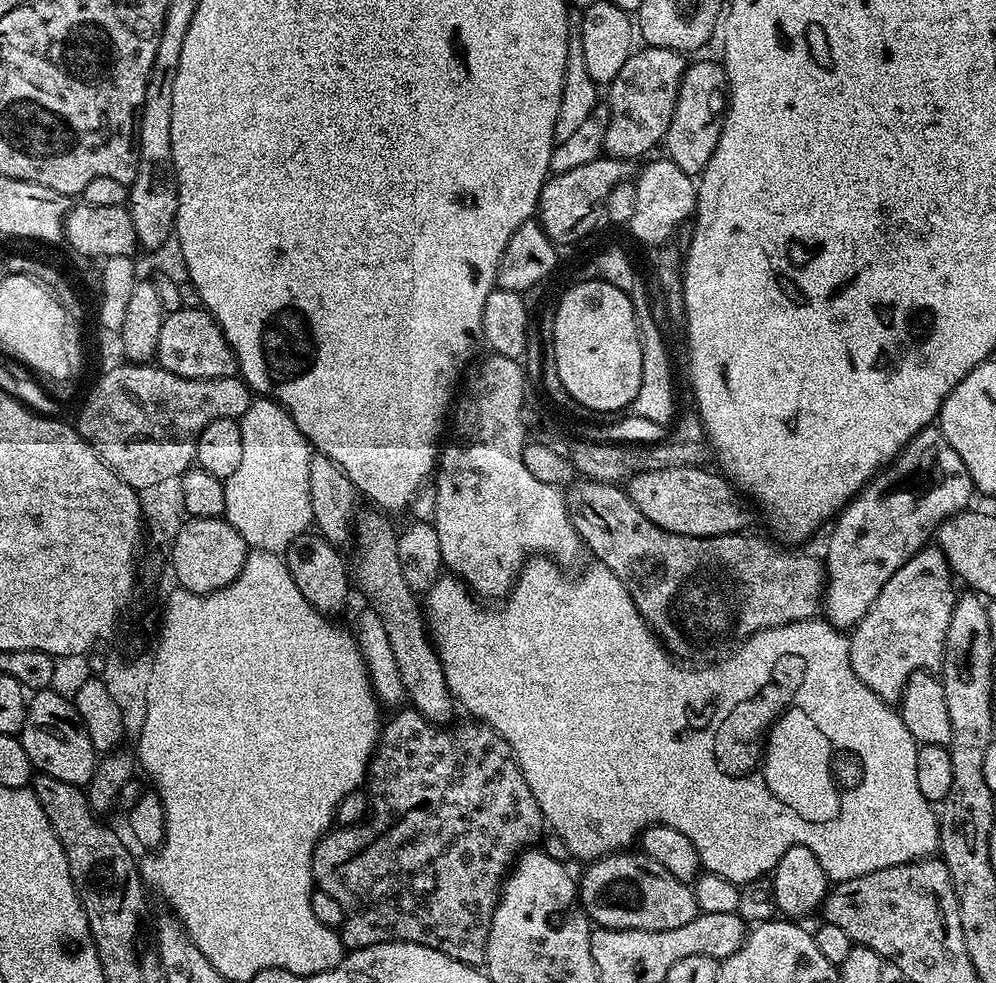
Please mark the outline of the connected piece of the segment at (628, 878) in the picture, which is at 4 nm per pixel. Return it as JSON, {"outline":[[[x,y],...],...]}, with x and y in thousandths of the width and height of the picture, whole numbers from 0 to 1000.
{"outline":[[[646,866],[615,867],[587,883],[586,892],[580,895],[580,919],[595,941],[650,948],[681,946],[701,930],[698,906]]]}

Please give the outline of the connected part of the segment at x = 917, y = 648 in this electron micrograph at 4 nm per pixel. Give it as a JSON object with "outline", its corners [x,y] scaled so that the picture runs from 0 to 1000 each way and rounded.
{"outline":[[[929,555],[894,587],[894,592],[886,596],[886,604],[878,608],[873,621],[869,621],[867,628],[854,640],[853,678],[882,710],[903,713],[910,694],[919,684],[940,682],[947,677],[950,641],[961,607],[961,603],[956,602],[956,590],[958,583],[943,556]]]}

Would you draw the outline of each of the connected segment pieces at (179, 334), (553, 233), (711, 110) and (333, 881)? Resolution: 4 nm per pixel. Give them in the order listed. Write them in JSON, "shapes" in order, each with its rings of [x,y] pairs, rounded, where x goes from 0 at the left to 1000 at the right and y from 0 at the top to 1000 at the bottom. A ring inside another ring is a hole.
{"shapes":[[[[186,311],[166,320],[156,360],[160,372],[187,386],[221,386],[238,381],[237,360],[217,331],[217,325],[204,312],[196,312]]],[[[603,157],[598,163],[588,165],[587,168],[579,169],[566,176],[551,178],[542,194],[542,207],[540,209],[540,223],[546,231],[546,237],[552,241],[555,248],[565,250],[582,244],[598,228],[598,223],[603,223],[604,213],[612,193],[620,189],[627,183],[635,183],[637,179],[637,167],[633,163],[621,163],[609,157]]],[[[699,61],[695,65],[694,62],[687,70],[677,116],[665,143],[666,154],[671,154],[668,155],[670,162],[675,163],[681,173],[696,181],[702,180],[707,174],[709,165],[713,165],[717,157],[717,149],[721,149],[730,109],[731,77],[727,73],[726,64]]],[[[409,723],[400,725],[391,737],[389,733],[383,740],[382,751],[378,755],[378,763],[373,767],[373,776],[369,778],[367,790],[371,829],[362,838],[334,841],[329,849],[317,858],[313,870],[313,893],[320,906],[333,910],[339,917],[339,922],[343,922],[345,941],[339,947],[346,965],[370,964],[377,960],[391,960],[394,956],[403,956],[409,960],[423,960],[435,964],[465,981],[482,983],[486,979],[498,919],[502,916],[504,893],[510,890],[524,865],[541,860],[538,858],[541,857],[542,849],[548,846],[548,835],[532,800],[528,800],[528,791],[520,779],[516,763],[512,763],[504,747],[497,745],[490,737],[483,737],[474,730],[467,731],[467,737],[443,739],[429,732],[423,724]]]]}

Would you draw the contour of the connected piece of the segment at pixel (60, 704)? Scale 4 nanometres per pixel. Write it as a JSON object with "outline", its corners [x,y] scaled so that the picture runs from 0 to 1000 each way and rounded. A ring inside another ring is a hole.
{"outline":[[[36,702],[31,705],[26,722],[26,734],[18,746],[18,752],[37,786],[77,800],[87,799],[89,791],[94,787],[98,772],[96,760],[90,755],[90,747],[83,732],[76,725],[75,715],[69,709],[67,712],[66,709],[59,708],[56,702]]]}

